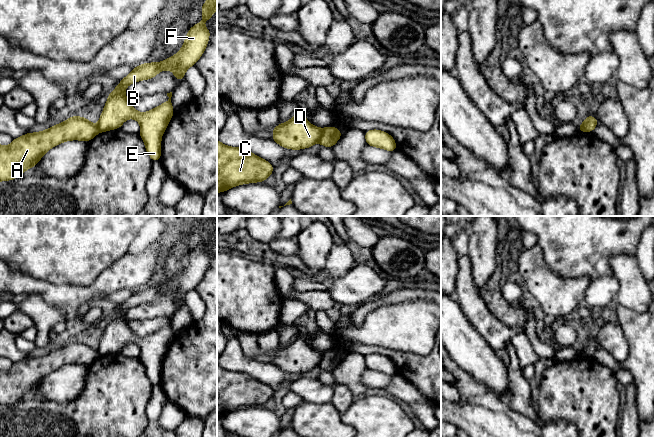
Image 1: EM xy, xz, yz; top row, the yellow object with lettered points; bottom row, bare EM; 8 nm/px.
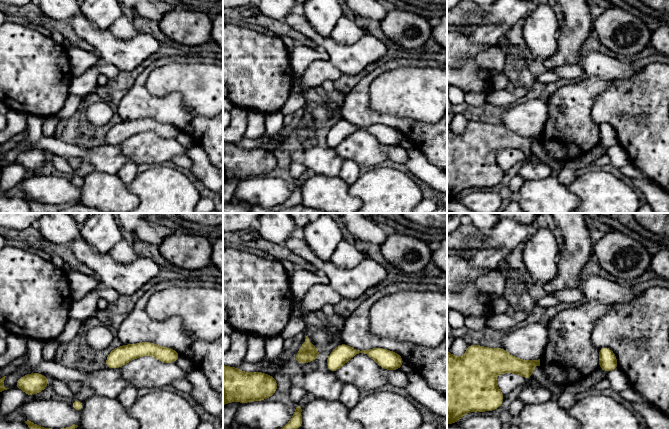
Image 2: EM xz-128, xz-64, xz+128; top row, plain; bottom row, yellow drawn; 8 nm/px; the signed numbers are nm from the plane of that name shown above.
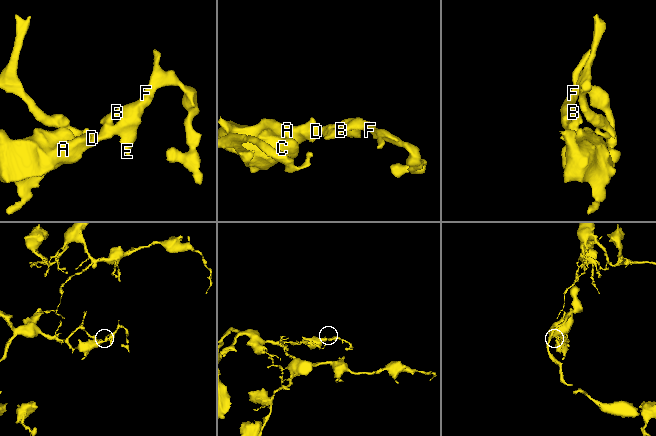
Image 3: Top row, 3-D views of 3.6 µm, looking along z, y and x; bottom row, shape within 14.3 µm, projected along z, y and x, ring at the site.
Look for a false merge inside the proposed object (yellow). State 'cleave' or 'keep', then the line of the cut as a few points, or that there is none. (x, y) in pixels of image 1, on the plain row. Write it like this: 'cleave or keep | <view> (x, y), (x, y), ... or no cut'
cleave | xz (323, 353), (322, 359), (318, 364)

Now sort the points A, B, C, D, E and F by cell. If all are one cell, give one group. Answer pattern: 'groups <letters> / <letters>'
groups A C D / B E F

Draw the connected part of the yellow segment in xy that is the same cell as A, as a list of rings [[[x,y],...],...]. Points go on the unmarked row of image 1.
[[[71,340],[42,356],[29,356],[15,362],[9,370],[0,370],[0,405],[15,403],[26,393],[37,390],[52,371],[69,364],[89,366],[98,356],[98,351],[85,341]]]

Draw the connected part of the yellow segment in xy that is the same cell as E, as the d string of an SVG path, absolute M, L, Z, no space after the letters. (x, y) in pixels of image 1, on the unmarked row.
M213 218L202 229L202 245L189 253L185 266L176 279L160 287L144 287L135 290L134 294L119 306L108 319L97 349L99 356L119 353L125 344L136 343L141 349L139 359L145 367L148 379L153 386L160 385L161 361L174 338L171 326L172 316L167 317L169 323L165 327L146 337L140 337L124 320L125 312L135 306L152 303L159 295L167 293L174 296L177 305L184 304L185 295L196 288L208 269L208 262L212 256L205 252L204 245L213 245L210 240L215 234L217 234L217 219Z

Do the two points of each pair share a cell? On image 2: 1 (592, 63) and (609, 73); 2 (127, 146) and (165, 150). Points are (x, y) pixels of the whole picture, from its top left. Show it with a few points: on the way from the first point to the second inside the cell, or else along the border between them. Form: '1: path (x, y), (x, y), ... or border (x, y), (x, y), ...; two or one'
1: path (596, 64), (601, 65), (605, 69); one
2: path (136, 147), (156, 150); one

